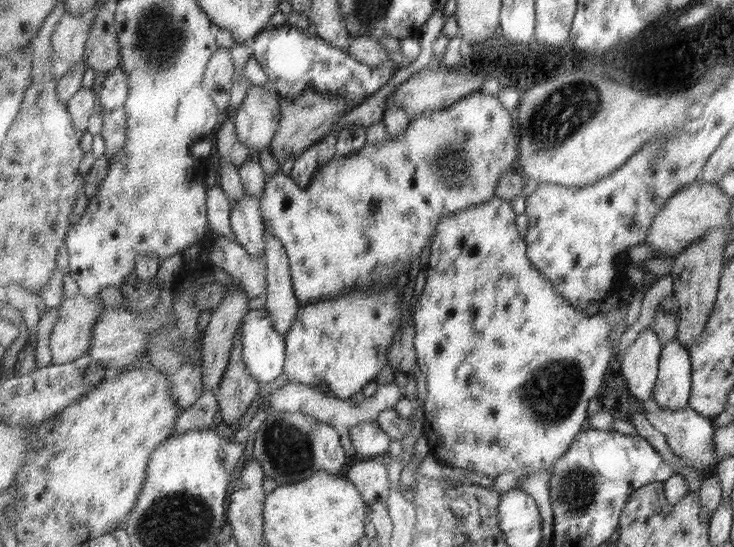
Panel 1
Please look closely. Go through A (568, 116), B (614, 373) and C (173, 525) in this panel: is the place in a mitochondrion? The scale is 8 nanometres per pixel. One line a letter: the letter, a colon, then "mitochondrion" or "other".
A: mitochondrion
B: other
C: mitochondrion

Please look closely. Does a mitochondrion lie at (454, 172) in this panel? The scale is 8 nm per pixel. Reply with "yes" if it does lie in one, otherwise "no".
yes

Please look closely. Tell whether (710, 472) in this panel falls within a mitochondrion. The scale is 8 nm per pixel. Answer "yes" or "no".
no

